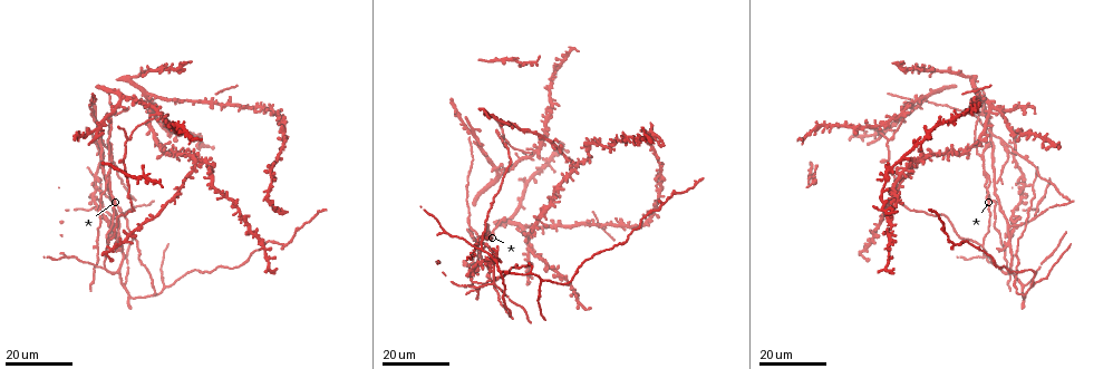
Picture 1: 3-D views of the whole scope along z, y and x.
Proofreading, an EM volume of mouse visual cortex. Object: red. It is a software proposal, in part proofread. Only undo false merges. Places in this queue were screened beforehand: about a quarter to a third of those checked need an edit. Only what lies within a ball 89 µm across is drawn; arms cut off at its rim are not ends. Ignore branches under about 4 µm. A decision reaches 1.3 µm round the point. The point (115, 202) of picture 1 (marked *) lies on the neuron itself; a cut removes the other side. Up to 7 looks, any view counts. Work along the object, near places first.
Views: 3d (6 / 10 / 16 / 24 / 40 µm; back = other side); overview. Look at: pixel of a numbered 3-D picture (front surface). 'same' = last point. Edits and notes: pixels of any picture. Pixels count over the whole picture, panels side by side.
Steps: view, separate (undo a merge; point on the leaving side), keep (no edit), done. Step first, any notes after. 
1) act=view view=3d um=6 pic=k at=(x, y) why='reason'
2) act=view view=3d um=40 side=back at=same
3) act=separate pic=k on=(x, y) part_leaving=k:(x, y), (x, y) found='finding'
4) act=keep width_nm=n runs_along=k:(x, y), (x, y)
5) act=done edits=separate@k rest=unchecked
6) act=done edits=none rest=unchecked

act=view view=3d um=16 pic=1 at=(119, 228) why='thin arm on a thick one'

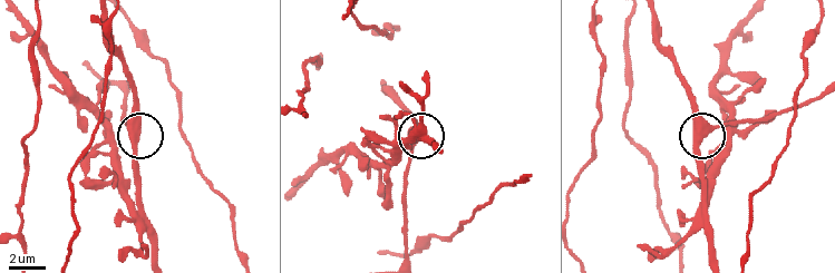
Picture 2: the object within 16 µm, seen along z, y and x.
act=view view=3d um=10 pic=2 at=(709, 129)

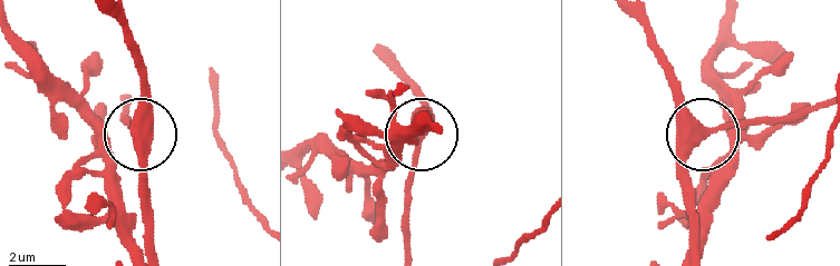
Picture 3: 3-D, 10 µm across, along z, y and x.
act=keep found='one neuron here'

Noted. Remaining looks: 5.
act=view view=3d um=16 pic=1 at=(481, 249) why='three-way junction'

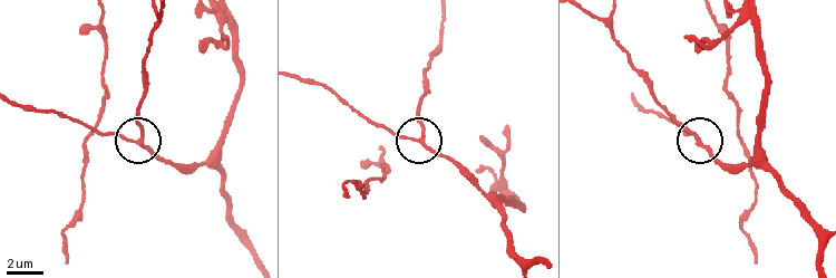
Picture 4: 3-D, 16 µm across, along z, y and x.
act=view view=3d um=10 pic=4 at=(422, 141)

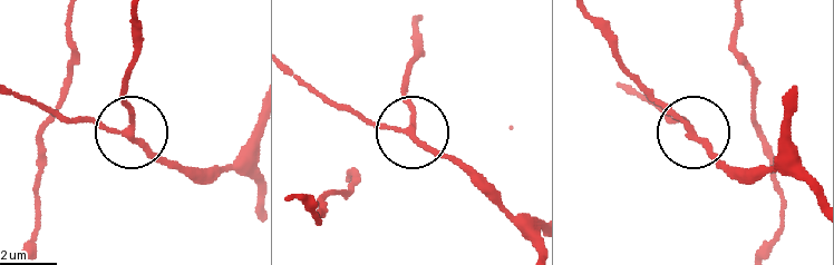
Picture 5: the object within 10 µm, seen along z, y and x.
act=keep runs_along=5:(138, 16), (124, 95), (128, 128), (61, 116) found='all the same neuron'

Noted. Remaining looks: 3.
act=view view=3d um=16 pic=1 at=(107, 171) why='three arms meet'

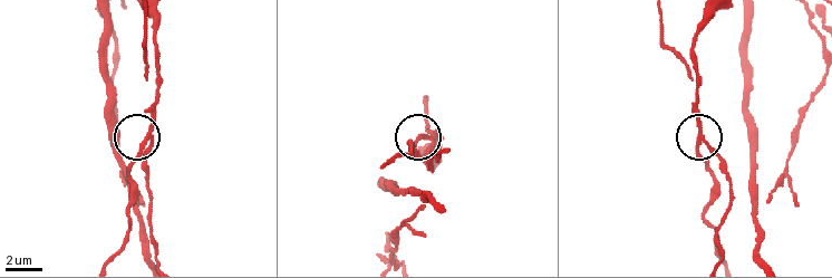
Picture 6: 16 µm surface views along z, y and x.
act=view view=3d um=10 pic=6 at=(698, 144) why='closer look'

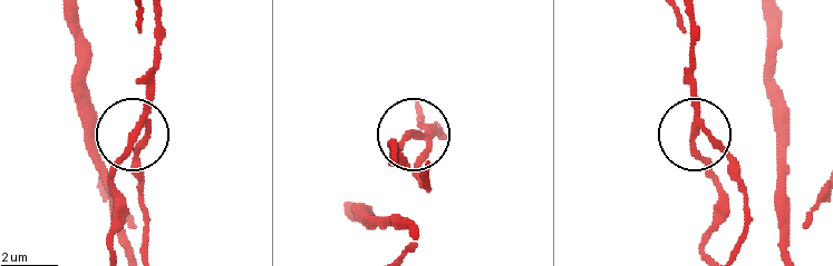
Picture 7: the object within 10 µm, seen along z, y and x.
act=separate pic=7 on=(125, 158) side_arm_um=43 part_leaving=7:(145, 124), (116, 178), (109, 250) found='two neurons meet here'

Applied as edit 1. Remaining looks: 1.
act=done edits=separate@7 rest=unchecked

